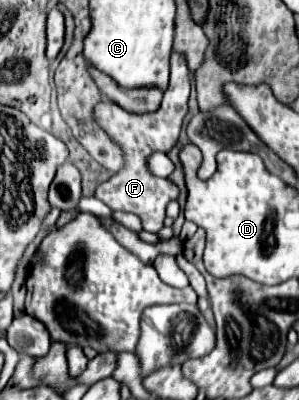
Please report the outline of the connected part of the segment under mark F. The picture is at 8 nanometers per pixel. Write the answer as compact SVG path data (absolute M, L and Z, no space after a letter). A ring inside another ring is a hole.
M173 53L171 55L169 85L165 89L163 101L161 101L161 105L159 105L157 111L145 113L145 115L137 115L137 113L125 111L123 107L119 107L117 103L107 101L107 99L103 99L101 103L97 103L95 109L93 109L95 123L107 133L107 137L115 145L121 147L123 159L125 159L123 167L111 179L107 179L105 183L101 183L95 189L93 195L97 199L101 199L111 209L135 213L141 219L143 229L149 231L149 233L155 233L155 235L163 229L165 207L167 207L167 203L171 199L177 199L179 189L171 181L155 179L147 171L145 159L153 151L167 153L177 143L177 137L179 137L179 131L181 131L181 123L183 123L183 117L187 113L187 99L189 99L189 67L187 67L187 59L181 53Z

